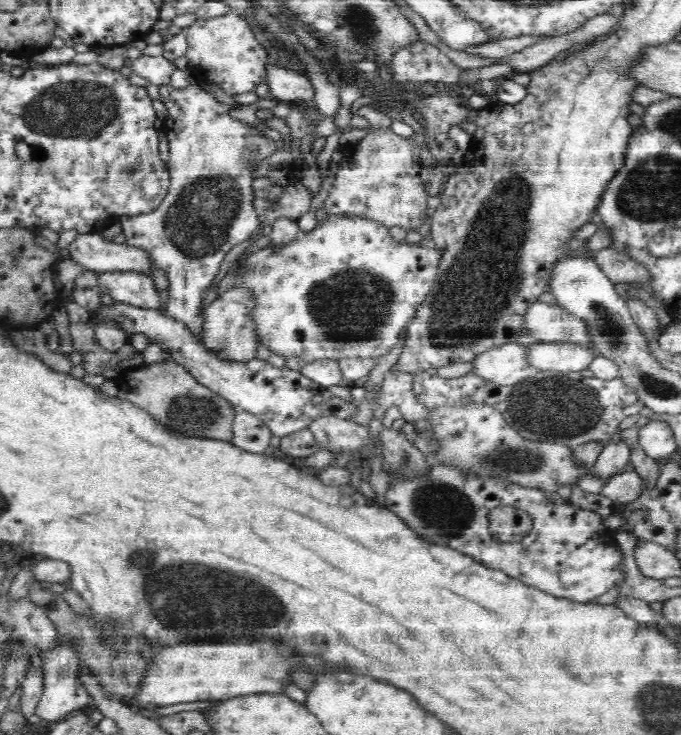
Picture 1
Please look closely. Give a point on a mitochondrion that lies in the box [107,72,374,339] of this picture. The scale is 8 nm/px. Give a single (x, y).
(199, 222)

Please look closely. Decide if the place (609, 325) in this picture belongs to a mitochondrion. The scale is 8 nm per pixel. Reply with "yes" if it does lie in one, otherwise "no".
yes

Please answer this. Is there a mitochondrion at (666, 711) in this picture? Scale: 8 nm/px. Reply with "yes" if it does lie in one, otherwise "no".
yes

